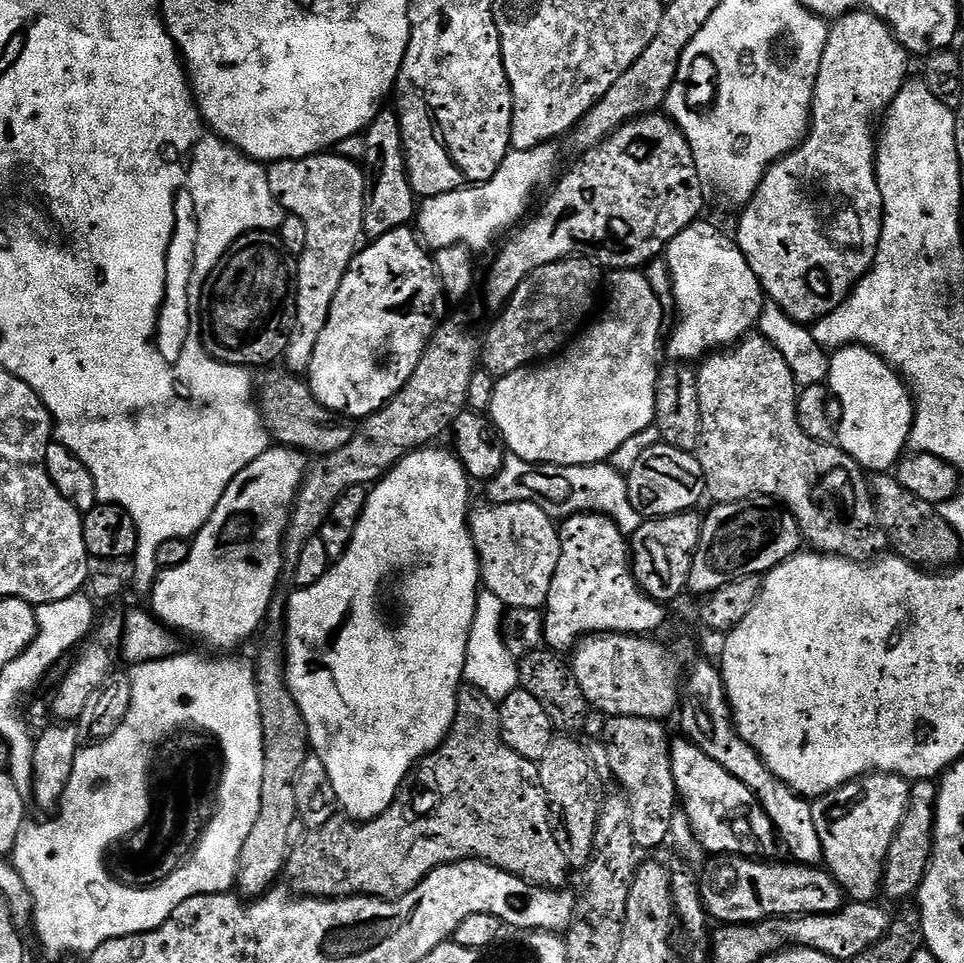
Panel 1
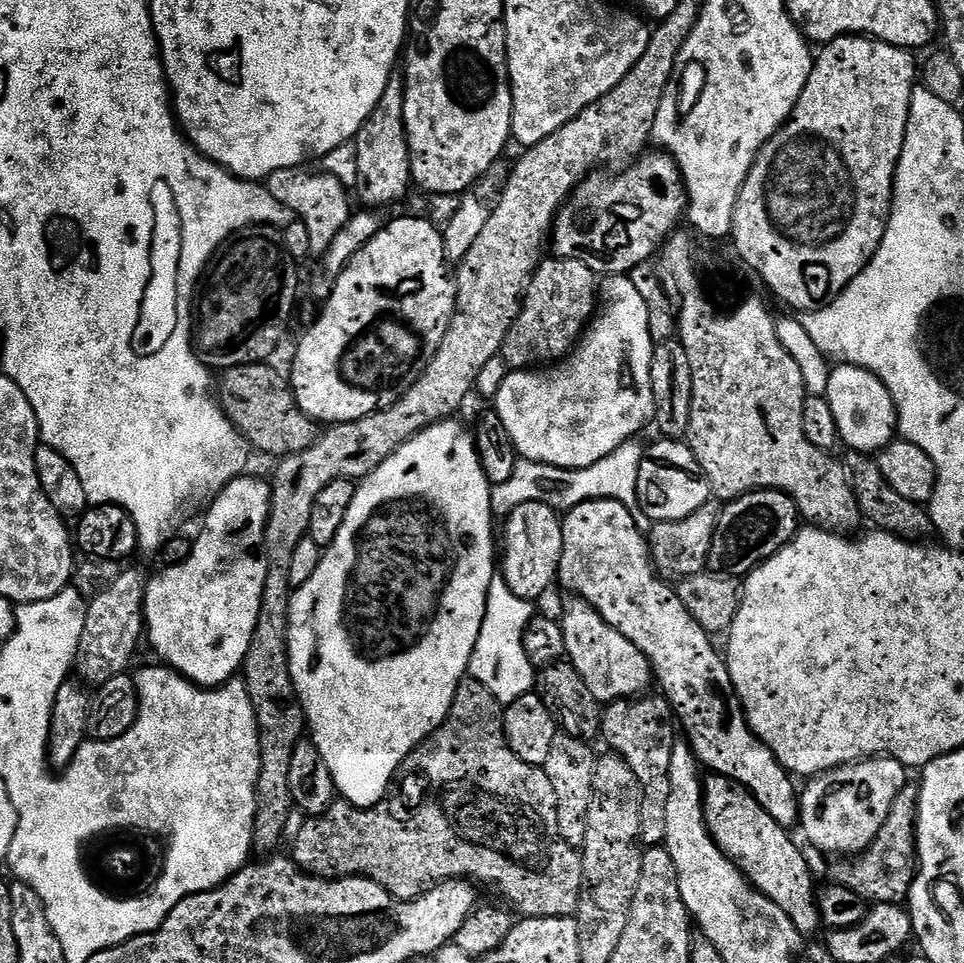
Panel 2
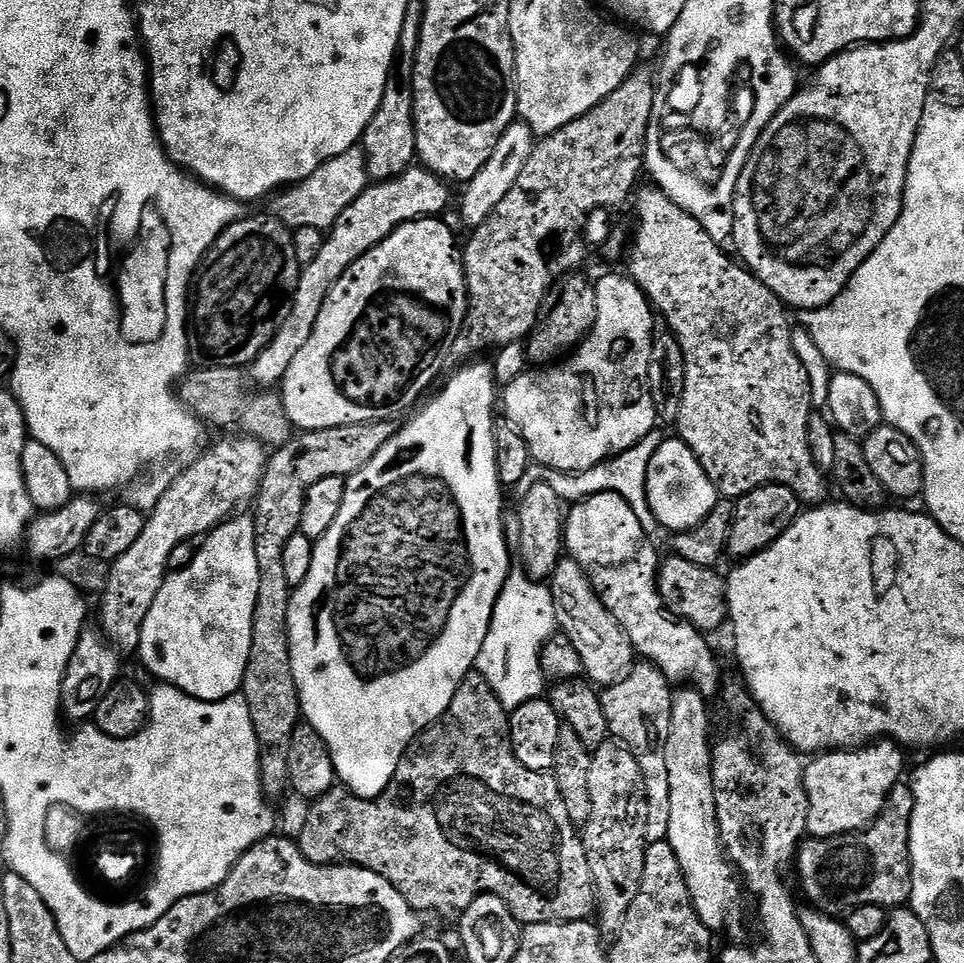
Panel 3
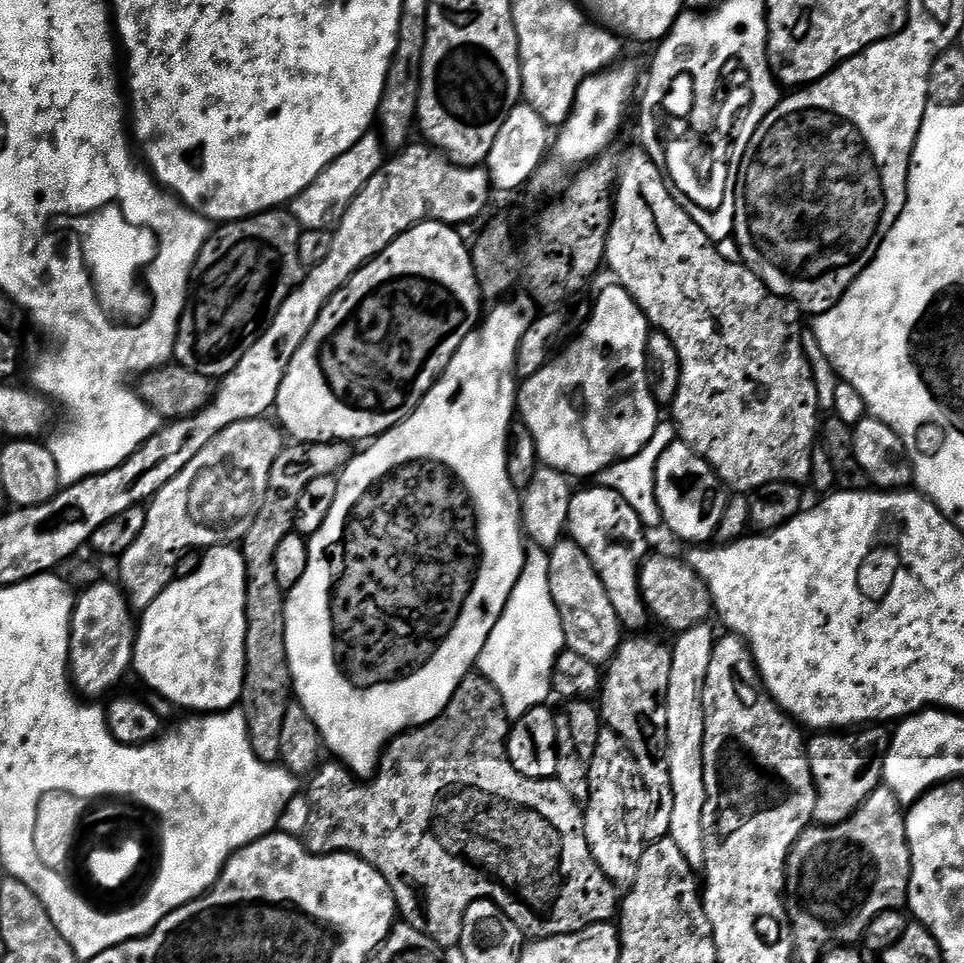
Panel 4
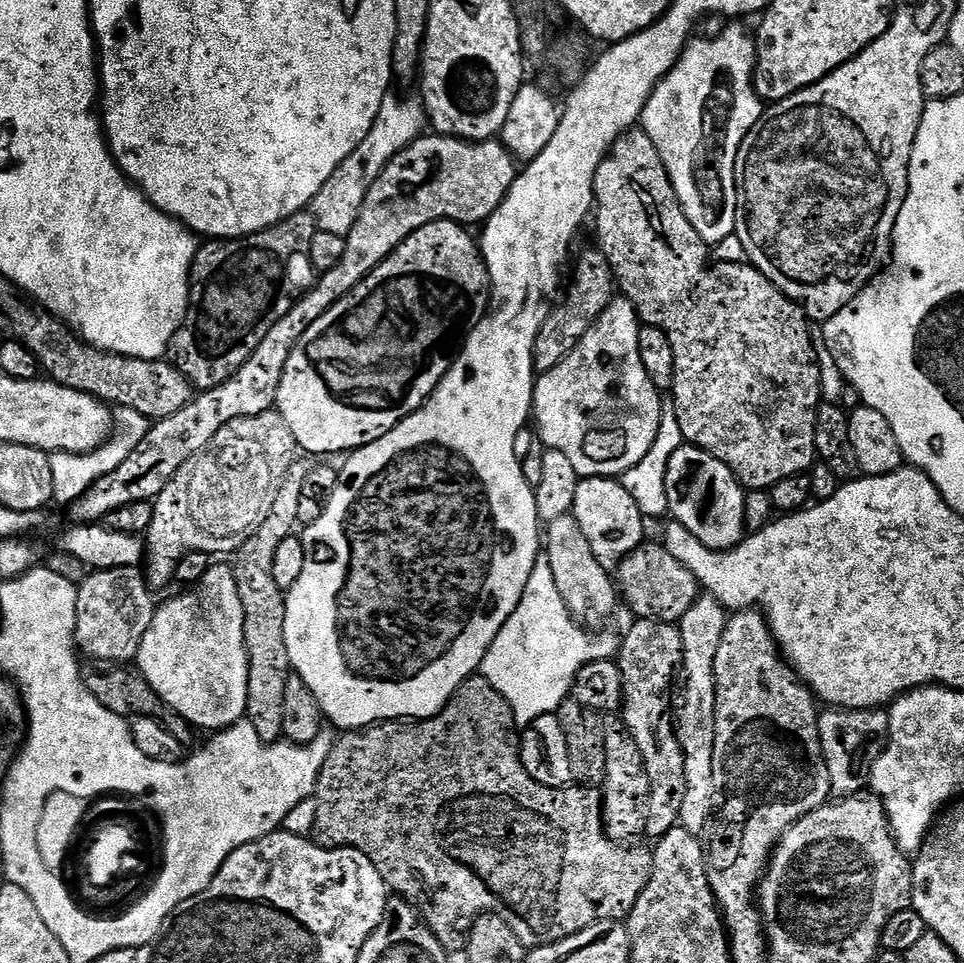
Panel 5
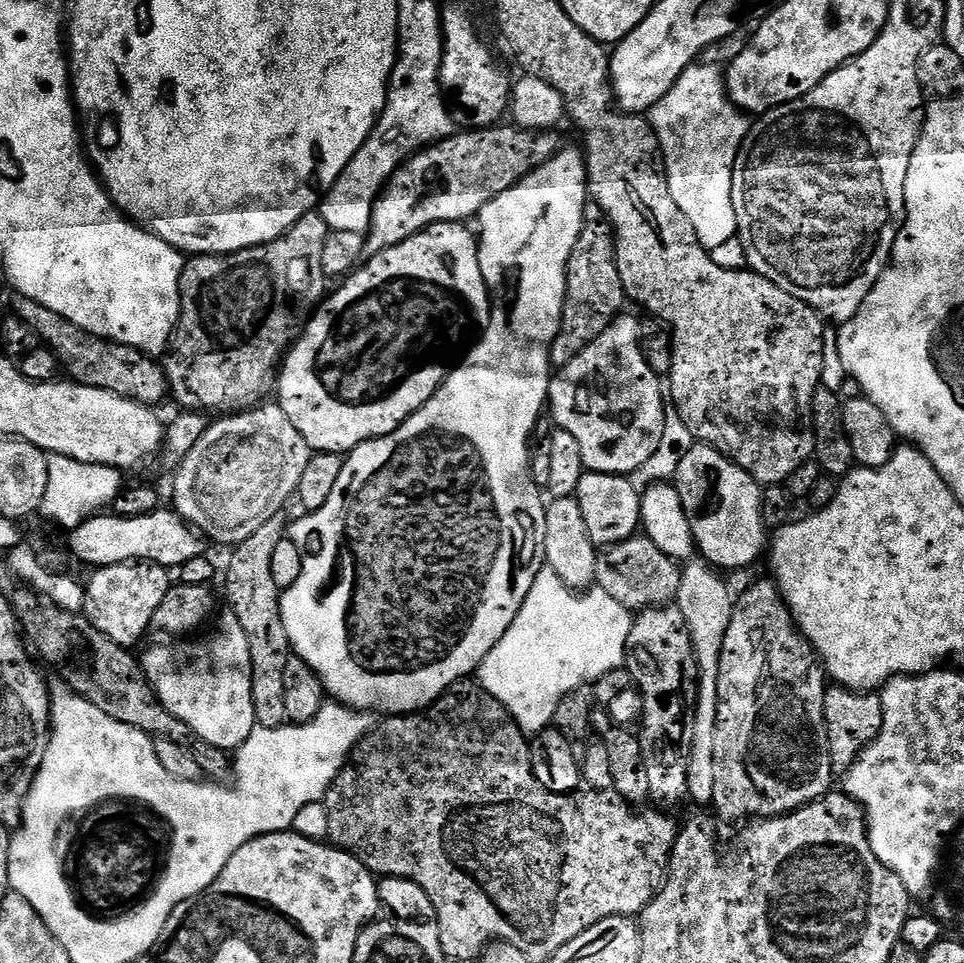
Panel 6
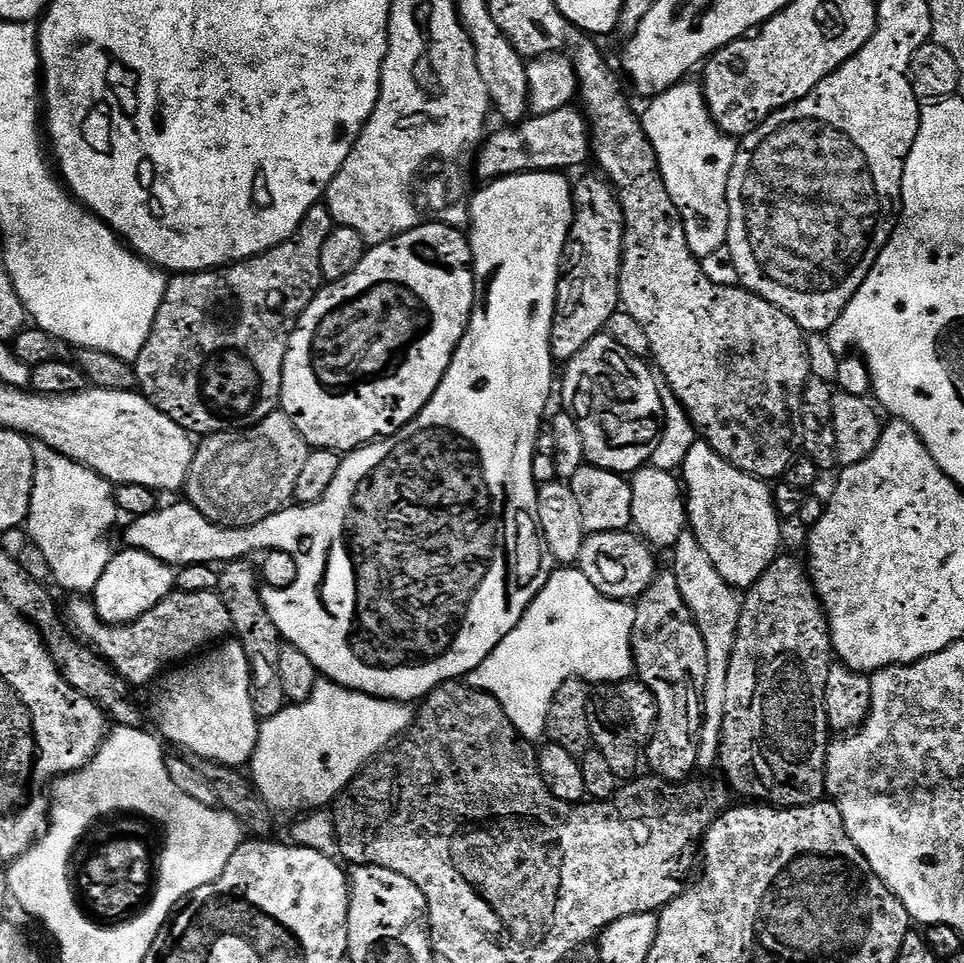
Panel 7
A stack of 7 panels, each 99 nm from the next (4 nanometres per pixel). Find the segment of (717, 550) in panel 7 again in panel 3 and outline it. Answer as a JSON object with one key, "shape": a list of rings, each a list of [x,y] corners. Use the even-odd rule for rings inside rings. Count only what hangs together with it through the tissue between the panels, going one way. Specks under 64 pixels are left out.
{"shape":[[[679,438],[665,439],[658,446],[654,458],[650,458],[650,470],[646,474],[646,494],[657,525],[661,529],[669,528],[669,533],[672,534],[690,532],[692,528],[698,527],[714,510],[718,499],[714,482],[710,482],[698,458]]]}

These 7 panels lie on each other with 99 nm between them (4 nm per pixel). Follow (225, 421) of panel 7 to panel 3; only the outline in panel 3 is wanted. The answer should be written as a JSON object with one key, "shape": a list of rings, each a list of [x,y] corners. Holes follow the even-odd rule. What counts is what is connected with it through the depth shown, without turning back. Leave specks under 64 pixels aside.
{"shape":[[[271,214],[245,215],[230,225],[200,261],[188,310],[188,354],[197,365],[210,368],[239,368],[251,365],[274,338],[292,307],[292,295],[300,281],[302,265],[294,258],[293,229]]]}

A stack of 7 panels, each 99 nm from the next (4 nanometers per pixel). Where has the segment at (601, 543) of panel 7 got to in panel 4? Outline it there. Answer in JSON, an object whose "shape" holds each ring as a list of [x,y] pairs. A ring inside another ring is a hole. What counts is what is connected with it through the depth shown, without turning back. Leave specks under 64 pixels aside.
{"shape":[[[649,555],[640,566],[640,593],[647,606],[651,619],[660,624],[665,624],[672,631],[672,634],[679,634],[690,630],[698,624],[705,623],[713,615],[712,595],[706,586],[706,582],[700,577],[691,566],[683,559],[675,560],[672,556]]]}

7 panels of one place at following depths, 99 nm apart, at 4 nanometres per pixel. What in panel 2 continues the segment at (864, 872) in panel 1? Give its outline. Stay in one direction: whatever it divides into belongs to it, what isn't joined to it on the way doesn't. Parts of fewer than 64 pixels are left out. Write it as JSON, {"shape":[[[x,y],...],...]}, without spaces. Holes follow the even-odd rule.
{"shape":[[[873,756],[811,777],[799,793],[799,831],[804,831],[805,838],[818,851],[833,852],[833,857],[863,854],[882,830],[886,818],[890,818],[890,806],[894,806],[894,798],[909,780],[909,769],[892,756]]]}

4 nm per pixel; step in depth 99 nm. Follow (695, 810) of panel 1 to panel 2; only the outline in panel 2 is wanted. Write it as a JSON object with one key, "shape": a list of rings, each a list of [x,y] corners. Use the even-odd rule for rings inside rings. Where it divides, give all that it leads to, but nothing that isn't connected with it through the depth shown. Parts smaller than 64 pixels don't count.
{"shape":[[[709,775],[704,780],[704,821],[714,842],[732,859],[733,864],[752,882],[752,887],[770,898],[794,922],[801,934],[812,938],[822,928],[818,888],[812,885],[812,868],[804,852],[783,828],[741,784],[726,776]]]}

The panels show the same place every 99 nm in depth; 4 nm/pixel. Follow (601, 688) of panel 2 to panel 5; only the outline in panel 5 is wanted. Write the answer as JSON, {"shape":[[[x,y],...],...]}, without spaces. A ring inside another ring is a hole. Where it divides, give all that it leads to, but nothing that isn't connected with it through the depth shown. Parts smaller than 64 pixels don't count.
{"shape":[[[571,514],[547,521],[546,556],[547,552],[546,563],[554,578],[554,586],[558,588],[558,594],[571,616],[584,626],[602,623],[611,614],[616,600],[618,604],[618,592],[613,577],[604,573],[607,572],[605,565],[596,561],[578,522]]]}

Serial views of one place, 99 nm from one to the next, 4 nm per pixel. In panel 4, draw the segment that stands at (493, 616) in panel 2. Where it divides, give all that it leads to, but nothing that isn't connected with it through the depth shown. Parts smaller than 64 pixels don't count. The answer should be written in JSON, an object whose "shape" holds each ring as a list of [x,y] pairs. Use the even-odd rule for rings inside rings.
{"shape":[[[540,562],[540,564],[525,563],[522,574],[506,602],[506,610],[502,610],[502,618],[498,618],[494,630],[490,630],[490,638],[486,638],[486,646],[478,661],[479,675],[485,676],[496,687],[498,694],[502,694],[502,702],[509,721],[515,722],[518,718],[522,718],[522,714],[549,703],[548,696],[553,695],[554,662],[565,648],[562,618],[558,614],[558,606],[550,594],[548,565],[544,562]]]}

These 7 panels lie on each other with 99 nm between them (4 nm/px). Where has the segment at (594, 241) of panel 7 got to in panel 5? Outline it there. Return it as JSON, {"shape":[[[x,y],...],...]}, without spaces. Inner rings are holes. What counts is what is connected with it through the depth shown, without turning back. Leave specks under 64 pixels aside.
{"shape":[[[595,251],[584,252],[576,264],[576,273],[572,276],[572,285],[560,305],[549,311],[546,322],[540,328],[536,345],[532,350],[532,366],[537,373],[548,372],[558,366],[578,346],[578,342],[594,326],[594,322],[608,309],[614,299],[614,277],[603,255]]]}

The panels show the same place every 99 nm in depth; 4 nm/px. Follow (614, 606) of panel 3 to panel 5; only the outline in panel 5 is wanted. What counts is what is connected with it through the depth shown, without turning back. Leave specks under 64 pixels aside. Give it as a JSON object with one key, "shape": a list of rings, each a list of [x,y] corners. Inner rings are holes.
{"shape":[[[585,476],[580,478],[577,482],[577,489],[574,490],[574,500],[570,514],[578,522],[582,534],[594,554],[594,558],[602,565],[615,566],[619,564],[633,550],[645,543],[645,517],[641,516],[636,500],[633,499],[631,492],[628,491],[627,487],[619,479],[606,476]]]}

